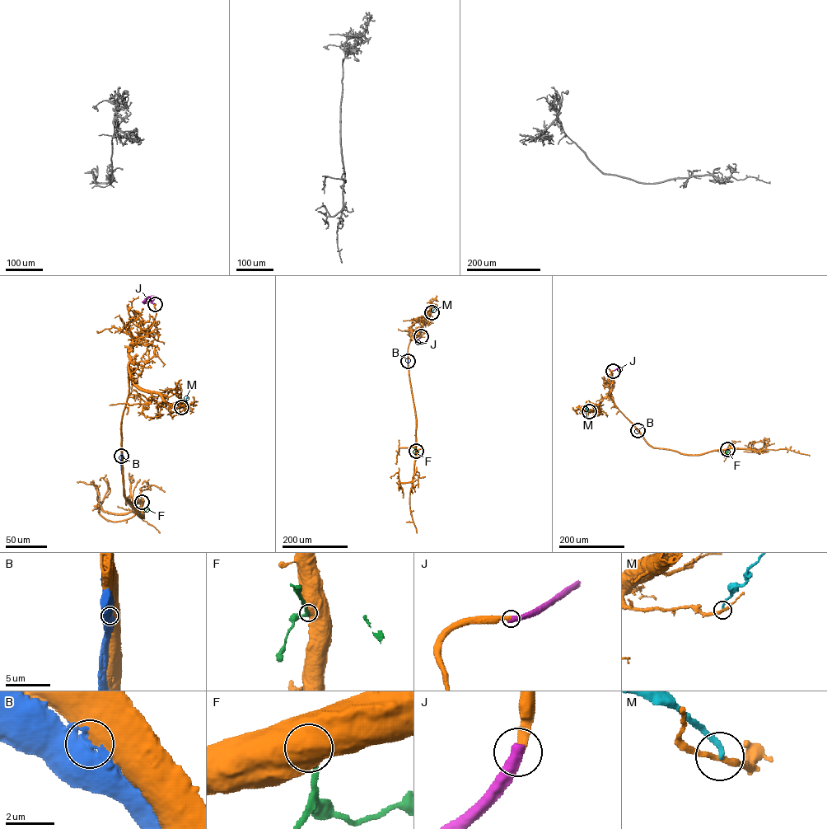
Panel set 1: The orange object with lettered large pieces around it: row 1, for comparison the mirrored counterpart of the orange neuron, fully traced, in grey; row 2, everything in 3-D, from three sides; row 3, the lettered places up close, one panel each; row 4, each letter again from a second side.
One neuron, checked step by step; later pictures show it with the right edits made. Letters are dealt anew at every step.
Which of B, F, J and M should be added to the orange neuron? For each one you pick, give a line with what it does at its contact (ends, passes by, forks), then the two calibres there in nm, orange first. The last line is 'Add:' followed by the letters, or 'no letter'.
J: it ends | 360/550 nm
Add: J

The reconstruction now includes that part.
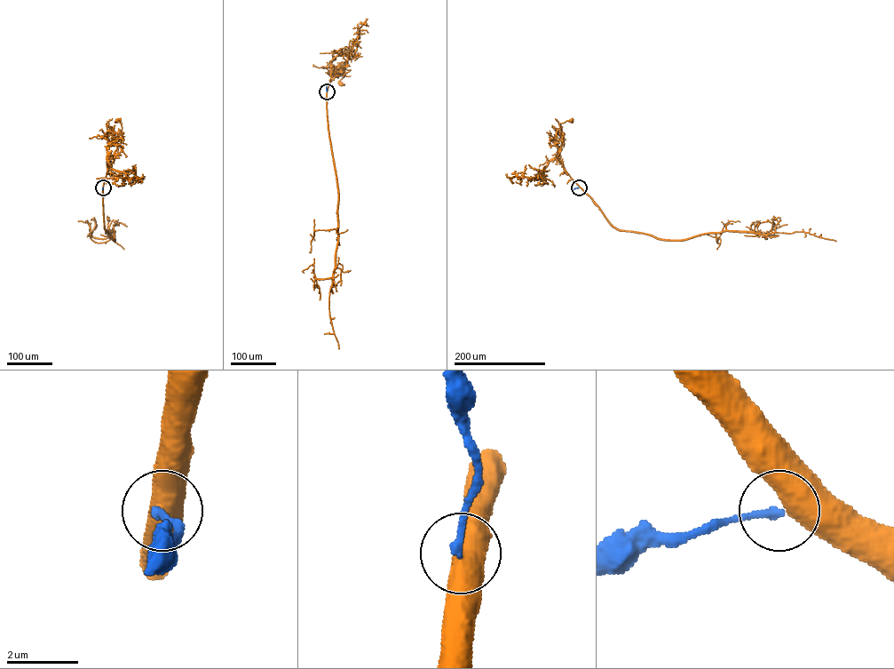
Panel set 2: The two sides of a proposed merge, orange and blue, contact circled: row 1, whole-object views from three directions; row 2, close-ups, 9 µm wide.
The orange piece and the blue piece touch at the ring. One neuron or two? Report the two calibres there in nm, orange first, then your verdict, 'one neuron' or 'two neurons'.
700/240 nm | one neuron

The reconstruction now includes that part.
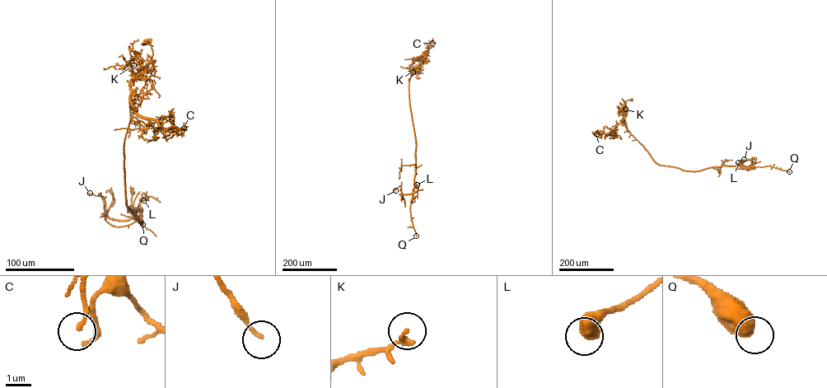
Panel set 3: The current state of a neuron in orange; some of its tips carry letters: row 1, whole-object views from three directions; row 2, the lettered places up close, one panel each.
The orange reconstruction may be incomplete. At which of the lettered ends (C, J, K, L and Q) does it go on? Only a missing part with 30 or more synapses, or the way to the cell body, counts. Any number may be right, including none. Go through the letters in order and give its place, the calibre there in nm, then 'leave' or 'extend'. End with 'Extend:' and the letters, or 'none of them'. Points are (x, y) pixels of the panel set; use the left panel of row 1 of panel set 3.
C: at (184, 128); 180 nm thick; leave
J: at (90, 193); 140 nm thick; leave
K: at (133, 65); 220 nm thick; leave
L: at (143, 200); 650 nm thick; leave
Q: at (142, 224); 600 nm thick; leave
Extend: none of them

